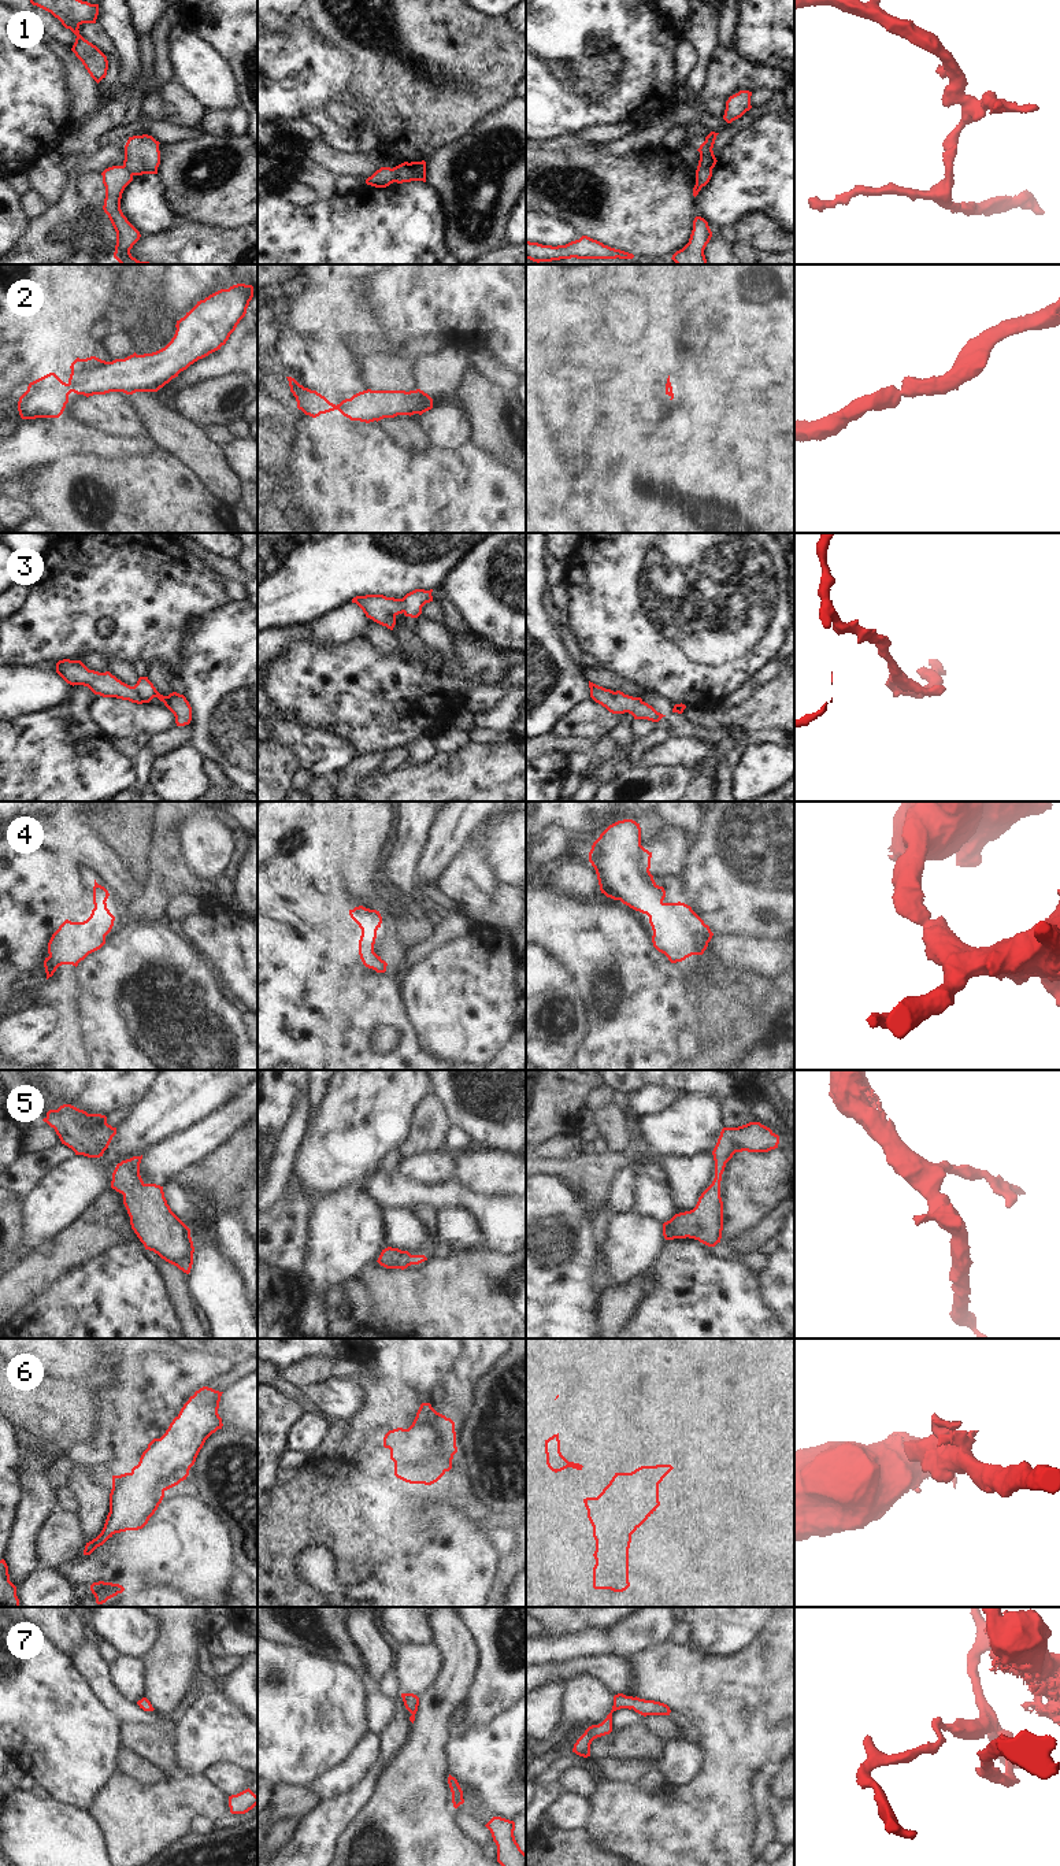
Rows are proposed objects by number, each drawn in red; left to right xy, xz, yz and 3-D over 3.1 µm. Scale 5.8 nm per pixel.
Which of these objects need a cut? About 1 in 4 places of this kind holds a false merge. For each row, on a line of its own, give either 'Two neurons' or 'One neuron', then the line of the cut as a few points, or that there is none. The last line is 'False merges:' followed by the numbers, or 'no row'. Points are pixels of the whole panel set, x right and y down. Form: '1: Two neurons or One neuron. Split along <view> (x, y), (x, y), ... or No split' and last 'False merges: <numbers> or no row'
1: Two neurons. Split along xz (396, 167), (393, 181)
2: One neuron. No split
3: Two neurons. Split along xy (133, 687), (136, 693), (145, 702)
4: One neuron. No split
5: One neuron. No split
6: One neuron. No split
7: One neuron. No split
False merges: 1, 3

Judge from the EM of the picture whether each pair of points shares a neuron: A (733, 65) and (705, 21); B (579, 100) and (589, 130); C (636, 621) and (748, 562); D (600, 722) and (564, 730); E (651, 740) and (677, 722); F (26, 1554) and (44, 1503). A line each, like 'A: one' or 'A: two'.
A: two
B: two
C: one
D: one
E: one
F: one

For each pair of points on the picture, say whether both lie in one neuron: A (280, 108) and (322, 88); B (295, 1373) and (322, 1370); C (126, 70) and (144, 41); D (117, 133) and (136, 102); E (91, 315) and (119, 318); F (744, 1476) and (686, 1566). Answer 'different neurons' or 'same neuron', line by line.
A: same neuron
B: same neuron
C: different neurons
D: different neurons
E: same neuron
F: same neuron

